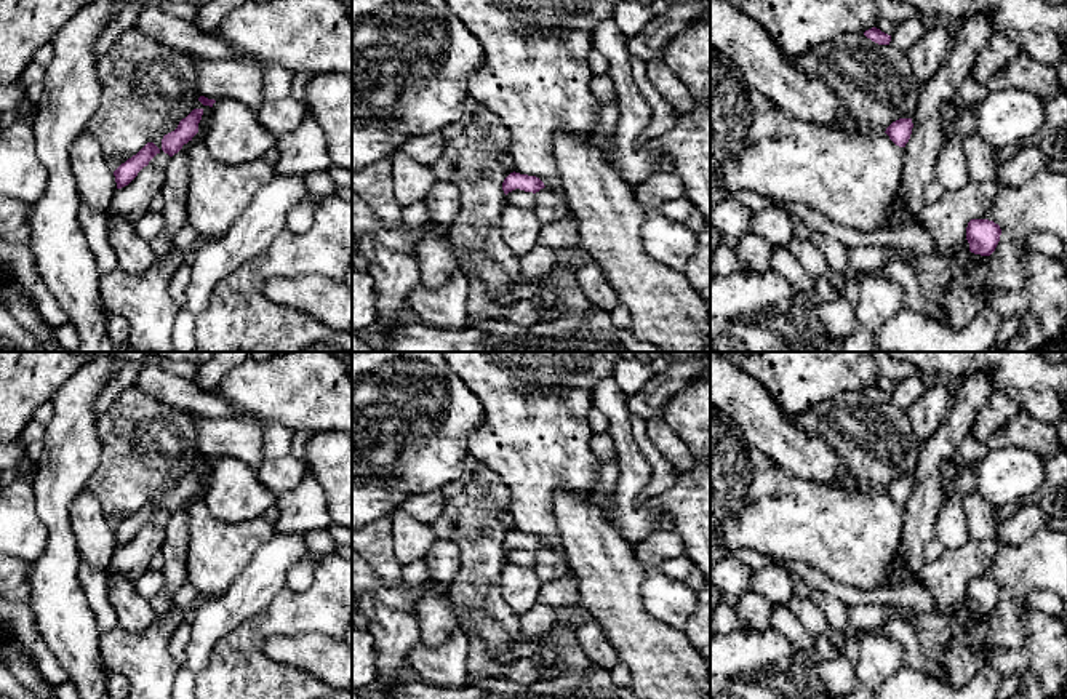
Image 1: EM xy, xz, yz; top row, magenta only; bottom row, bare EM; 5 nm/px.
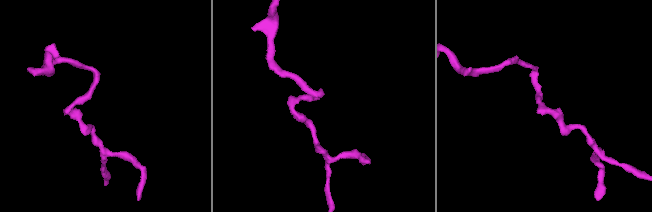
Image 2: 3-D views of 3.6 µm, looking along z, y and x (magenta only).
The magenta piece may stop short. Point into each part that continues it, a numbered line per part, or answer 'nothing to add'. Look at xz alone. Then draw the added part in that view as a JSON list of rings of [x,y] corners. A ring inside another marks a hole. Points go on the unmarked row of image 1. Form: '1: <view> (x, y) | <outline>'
nothing to add

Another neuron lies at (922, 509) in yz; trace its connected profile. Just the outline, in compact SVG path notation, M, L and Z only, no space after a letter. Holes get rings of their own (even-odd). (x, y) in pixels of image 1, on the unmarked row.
M985 373L953 384L953 401L949 416L937 432L921 445L912 473L912 493L905 502L899 557L885 587L915 581L925 566L925 545L936 537L936 521L944 501L945 480L941 465L957 461L960 446L974 427L976 416L989 400L993 387Z

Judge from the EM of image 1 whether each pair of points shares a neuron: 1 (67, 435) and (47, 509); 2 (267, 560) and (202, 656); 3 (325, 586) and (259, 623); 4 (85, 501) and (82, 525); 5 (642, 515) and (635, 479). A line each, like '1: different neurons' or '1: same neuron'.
1: same neuron
2: same neuron
3: same neuron
4: same neuron
5: same neuron

